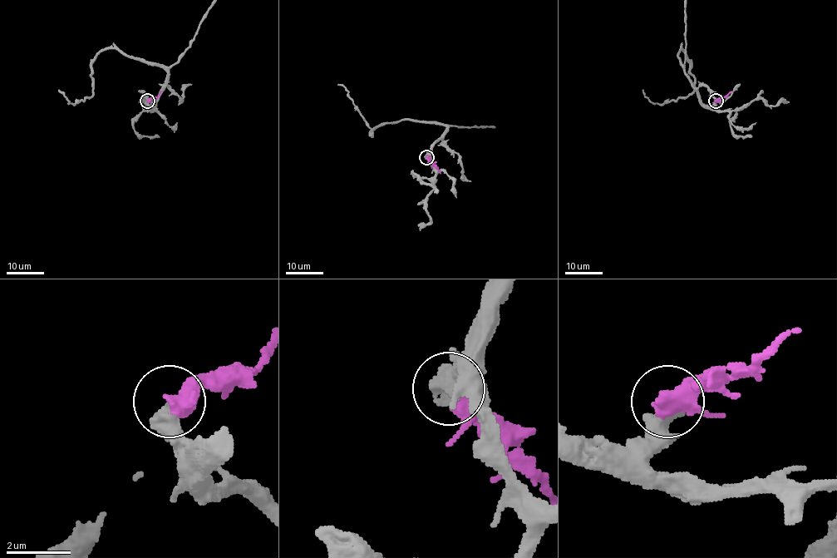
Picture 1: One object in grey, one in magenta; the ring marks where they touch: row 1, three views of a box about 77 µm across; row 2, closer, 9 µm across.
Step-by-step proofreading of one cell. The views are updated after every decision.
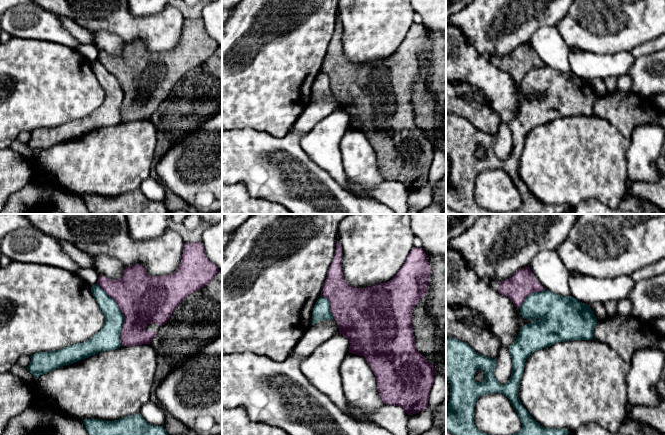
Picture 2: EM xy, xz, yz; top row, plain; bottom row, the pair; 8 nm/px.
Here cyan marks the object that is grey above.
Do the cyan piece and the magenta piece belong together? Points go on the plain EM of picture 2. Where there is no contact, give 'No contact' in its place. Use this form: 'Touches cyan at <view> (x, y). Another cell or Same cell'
Touches cyan at xy (122, 90). Same cell

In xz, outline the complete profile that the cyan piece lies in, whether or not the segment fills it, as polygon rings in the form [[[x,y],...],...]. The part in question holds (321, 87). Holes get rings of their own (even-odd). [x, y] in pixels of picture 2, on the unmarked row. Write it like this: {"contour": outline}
{"contour": [[[338,18],[334,31],[321,67],[321,73],[313,84],[311,100],[314,101],[322,96],[336,95],[339,109],[349,115],[349,129],[367,135],[367,139],[376,153],[378,168],[384,180],[402,183],[409,192],[426,186],[436,145],[416,126],[412,105],[412,86],[426,70],[431,51],[431,43],[425,28],[422,24],[414,23],[405,40],[390,57],[366,64],[352,63],[344,55],[342,22]]]}

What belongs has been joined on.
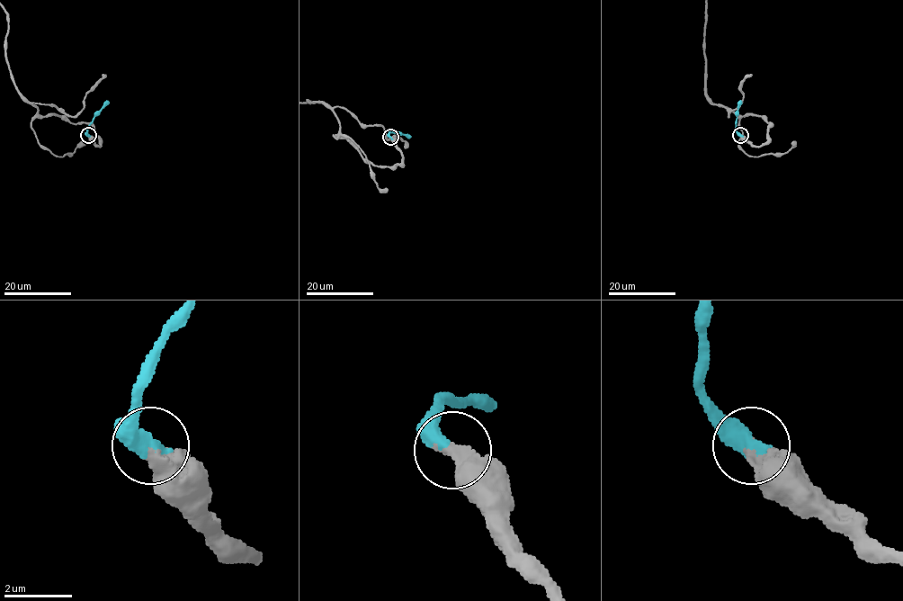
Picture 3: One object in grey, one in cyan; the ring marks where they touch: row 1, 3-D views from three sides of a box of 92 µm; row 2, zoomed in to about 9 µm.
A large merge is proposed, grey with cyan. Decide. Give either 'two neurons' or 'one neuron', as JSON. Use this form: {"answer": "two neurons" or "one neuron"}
{"answer": "two neurons"}

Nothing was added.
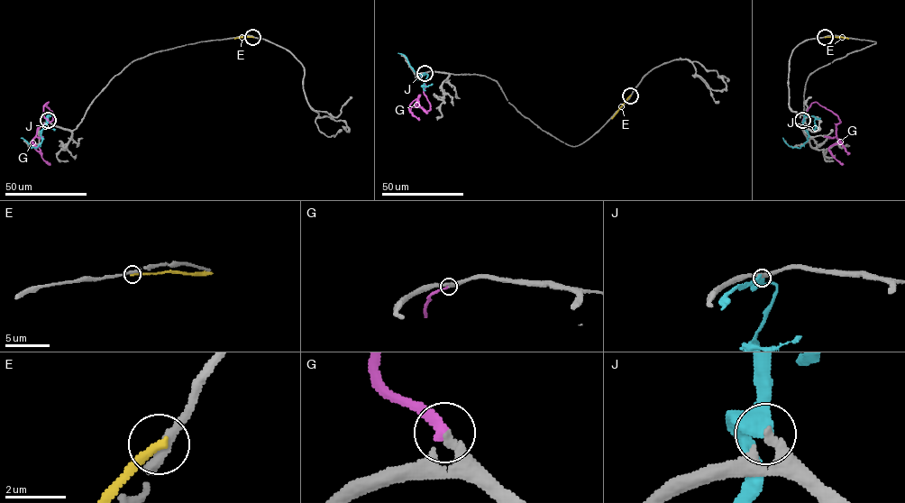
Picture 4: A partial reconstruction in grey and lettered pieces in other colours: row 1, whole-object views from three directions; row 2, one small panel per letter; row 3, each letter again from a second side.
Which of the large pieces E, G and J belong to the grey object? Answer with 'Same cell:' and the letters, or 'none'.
Same cell: G

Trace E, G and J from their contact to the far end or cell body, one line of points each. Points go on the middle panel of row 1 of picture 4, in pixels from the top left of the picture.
E: (630, 96), (611, 118)
G: (425, 73), (421, 77), (430, 109), (425, 111), (418, 106), (409, 107), (416, 98), (427, 113)
J: (425, 73), (418, 78), (419, 76), (407, 59), (397, 53)

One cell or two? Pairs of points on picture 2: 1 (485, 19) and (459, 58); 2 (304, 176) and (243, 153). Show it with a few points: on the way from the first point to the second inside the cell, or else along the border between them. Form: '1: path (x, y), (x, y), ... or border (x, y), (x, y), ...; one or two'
1: border (456, 26), (480, 54), (489, 55); two
2: path (289, 176), (278, 169), (270, 168), (258, 160); one

